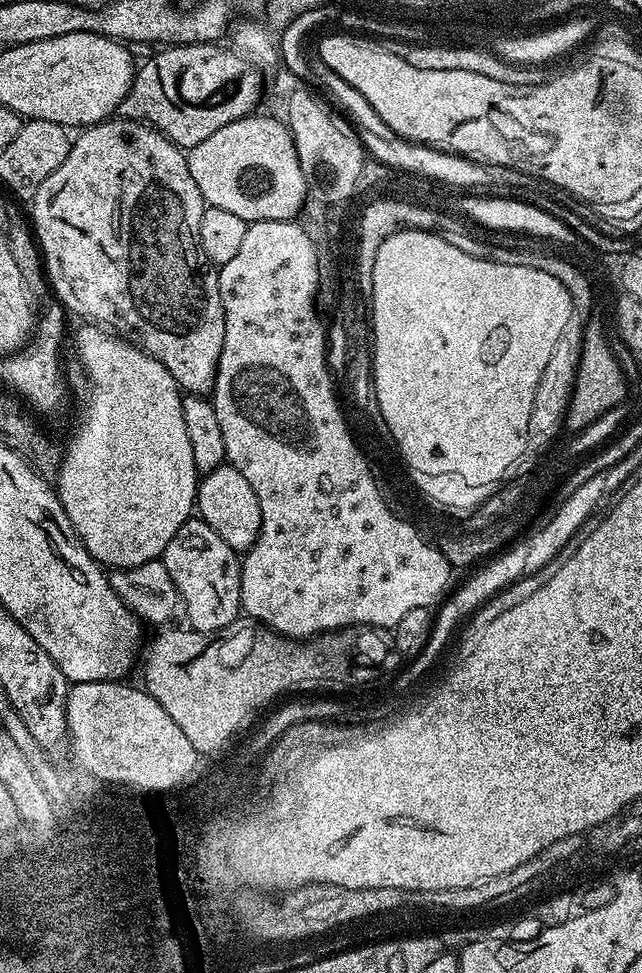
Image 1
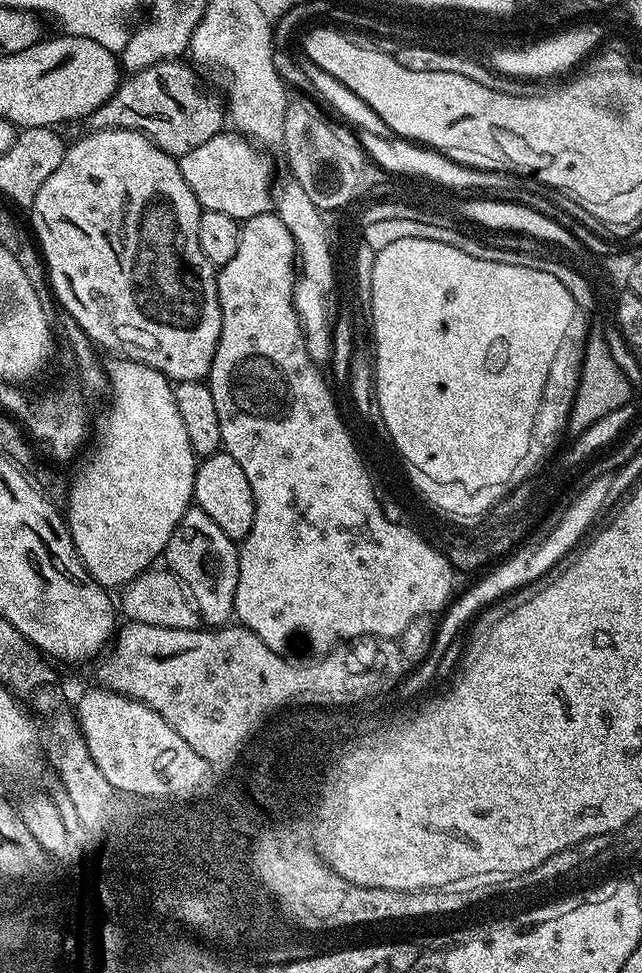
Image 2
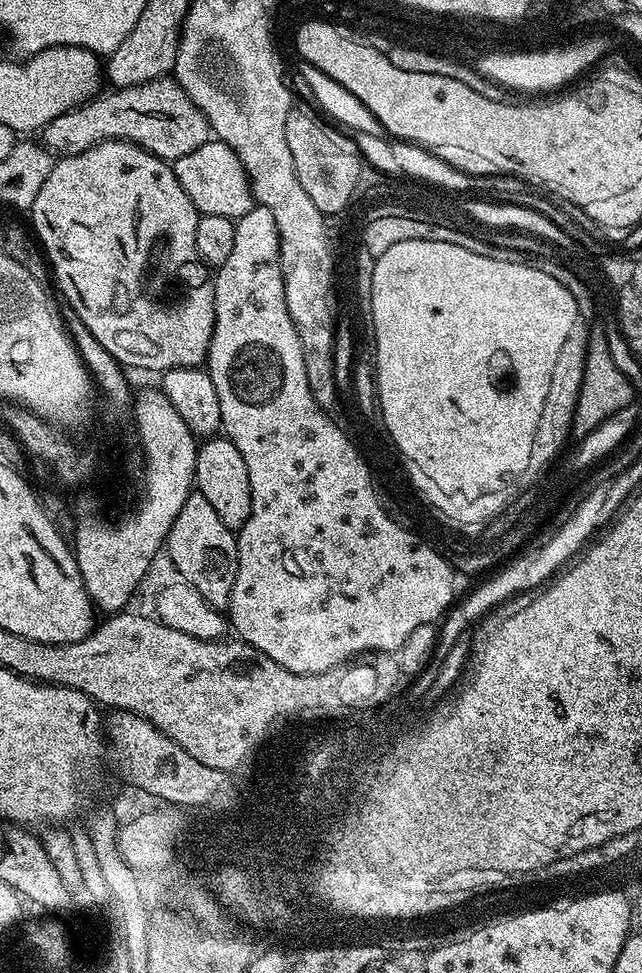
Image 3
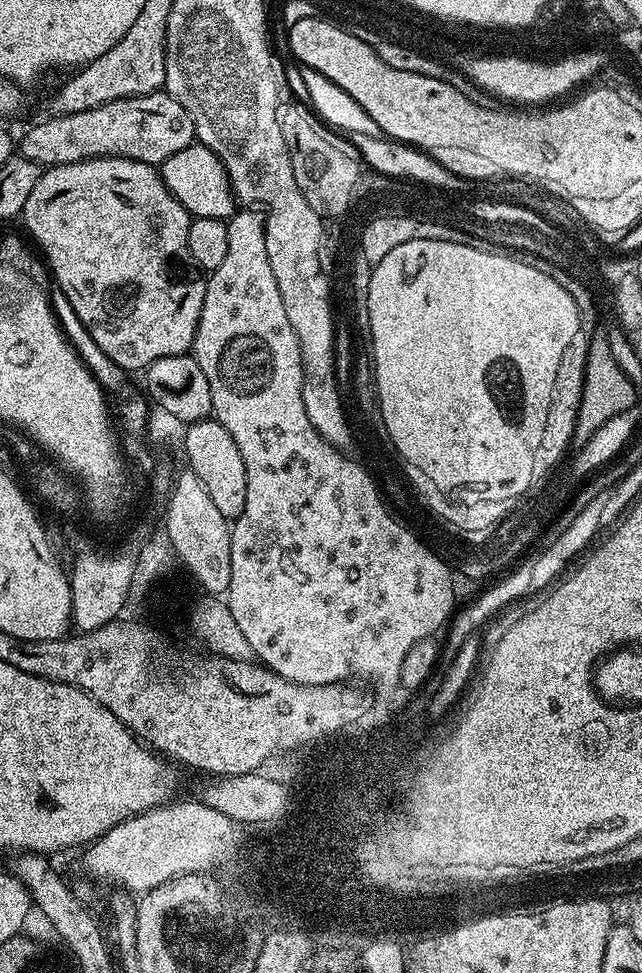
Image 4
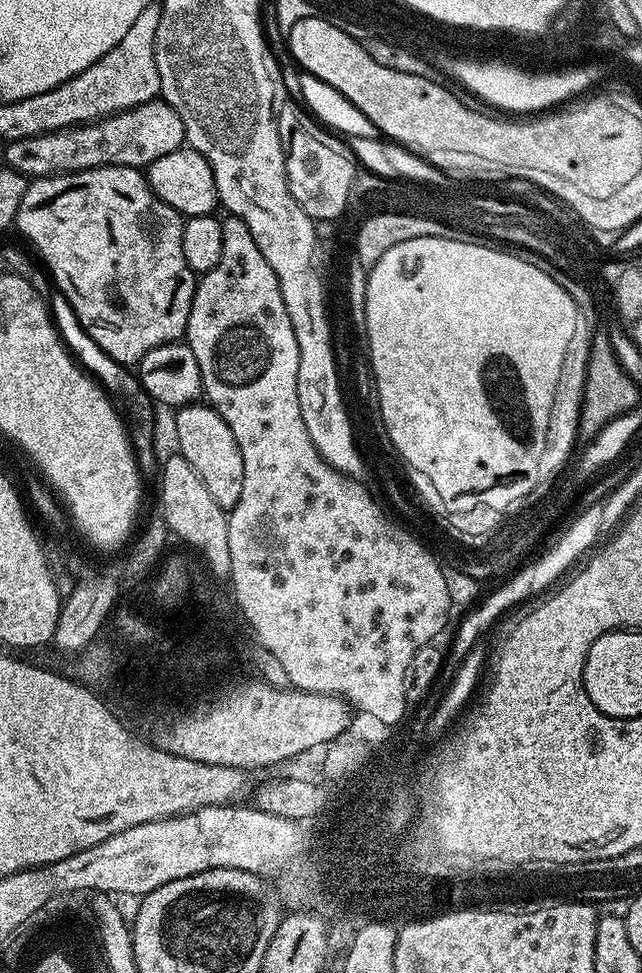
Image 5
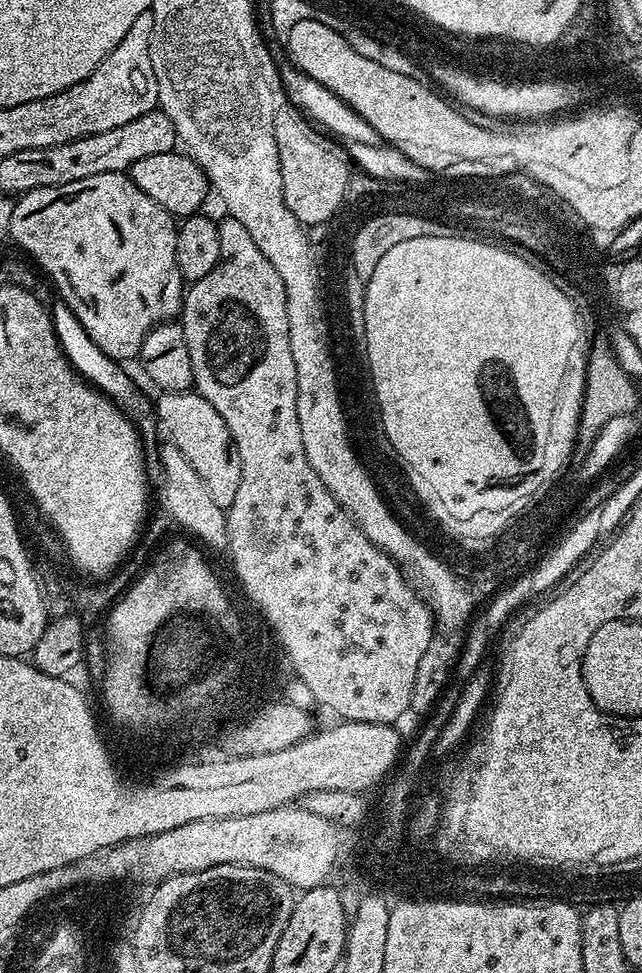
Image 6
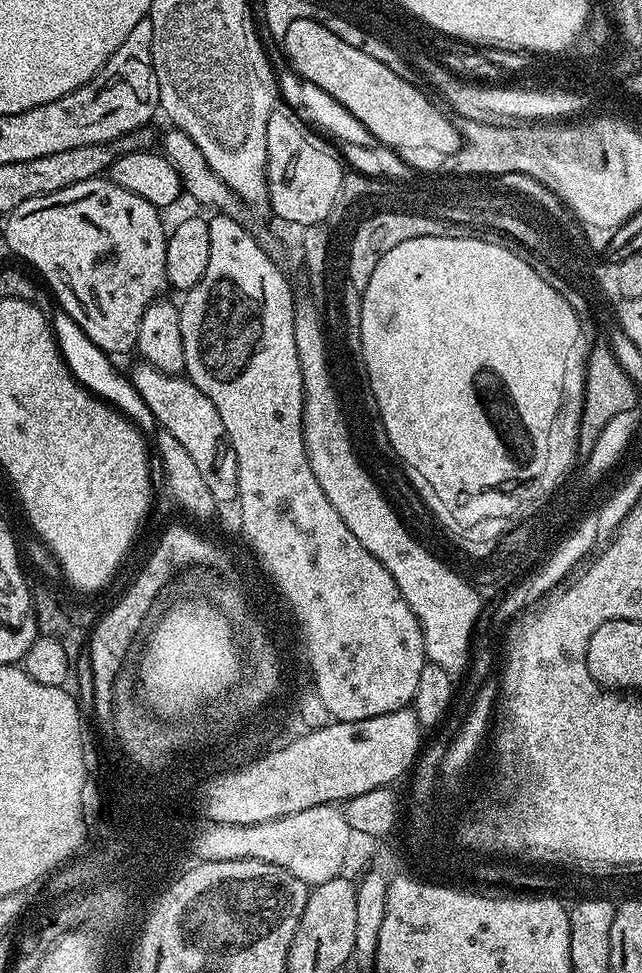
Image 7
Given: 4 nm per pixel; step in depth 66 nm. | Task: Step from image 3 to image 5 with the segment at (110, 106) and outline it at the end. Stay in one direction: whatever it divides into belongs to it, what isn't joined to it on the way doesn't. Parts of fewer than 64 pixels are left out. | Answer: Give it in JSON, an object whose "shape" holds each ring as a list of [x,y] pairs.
{"shape":[[[157,98],[125,112],[94,120],[91,124],[75,124],[72,128],[41,136],[7,141],[3,145],[3,163],[29,178],[64,176],[67,172],[94,170],[105,164],[144,170],[158,158],[185,147],[185,144],[182,118],[163,98]]]}

